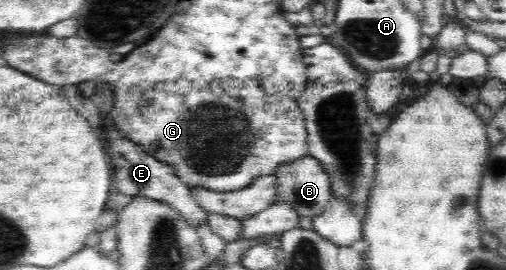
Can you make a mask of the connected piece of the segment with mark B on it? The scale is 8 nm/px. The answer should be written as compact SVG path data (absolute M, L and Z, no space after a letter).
M311 155L280 164L274 172L276 178L276 202L284 202L295 208L298 216L316 217L323 214L330 206L334 197L330 191L330 178L326 175L323 165Z

